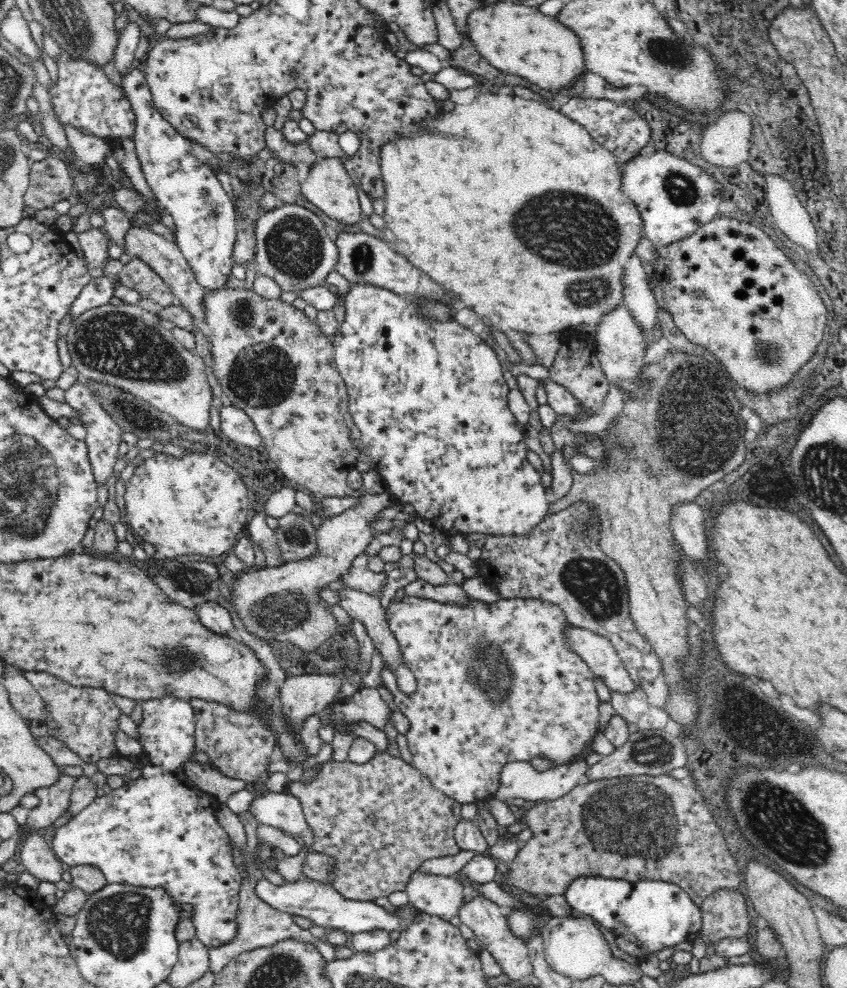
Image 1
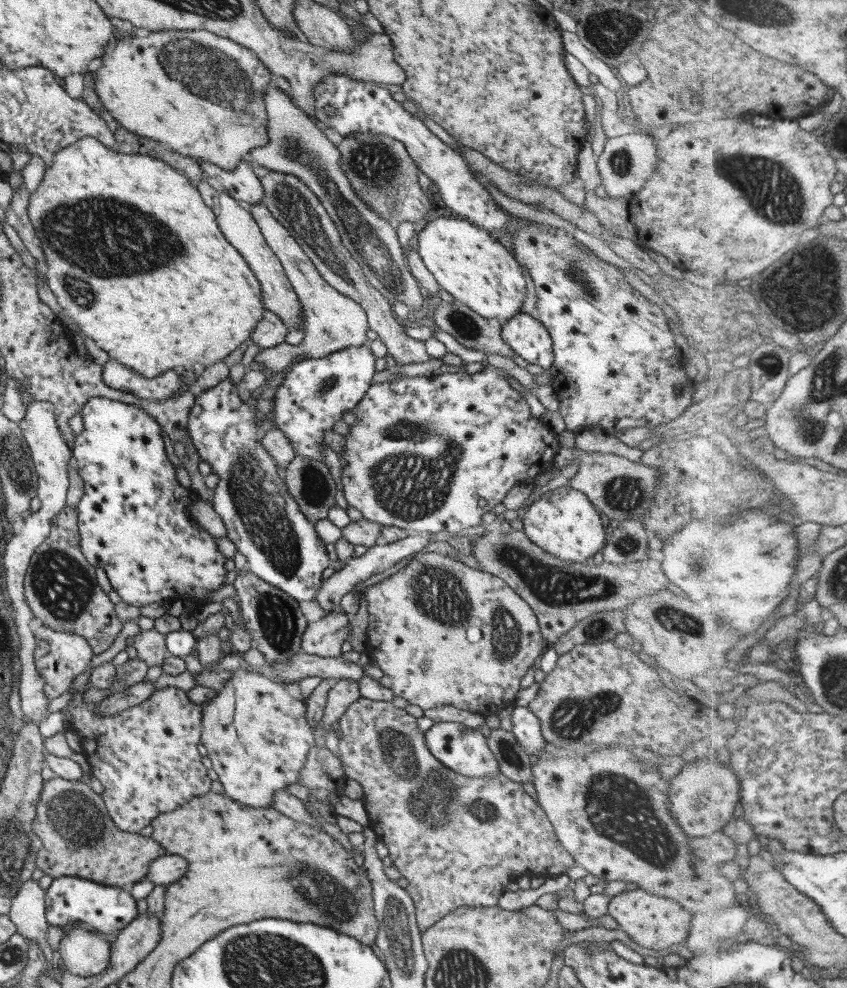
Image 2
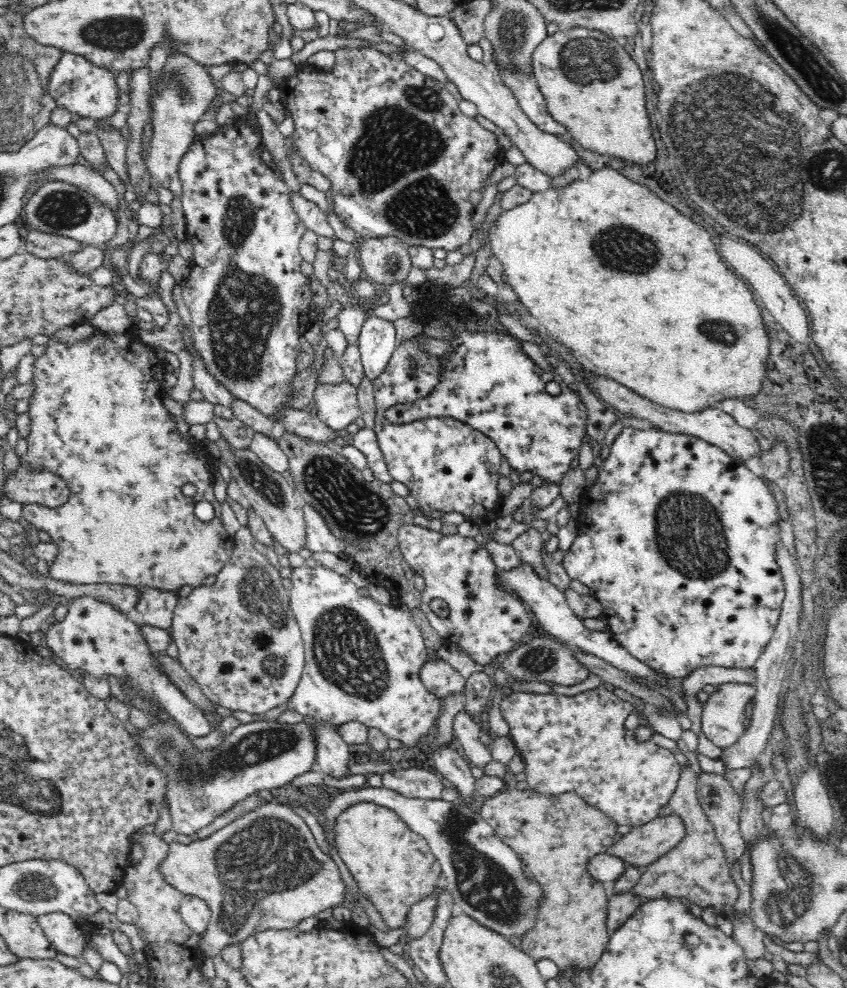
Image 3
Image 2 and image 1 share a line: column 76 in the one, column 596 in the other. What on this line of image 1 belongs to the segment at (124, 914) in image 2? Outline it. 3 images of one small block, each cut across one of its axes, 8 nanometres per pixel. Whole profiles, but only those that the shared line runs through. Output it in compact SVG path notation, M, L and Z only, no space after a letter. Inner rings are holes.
M578 877L567 888L565 898L578 912L586 914L598 922L602 928L614 935L617 947L634 958L639 964L648 960L650 954L660 953L664 948L672 948L684 940L692 940L702 930L702 911L677 884L662 881L625 881L602 877Z

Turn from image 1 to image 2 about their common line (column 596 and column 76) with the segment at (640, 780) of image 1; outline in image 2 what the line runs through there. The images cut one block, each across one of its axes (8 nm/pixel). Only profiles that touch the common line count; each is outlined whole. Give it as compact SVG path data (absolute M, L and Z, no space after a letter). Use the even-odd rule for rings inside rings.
M58 777L42 782L32 829L41 841L34 866L52 879L73 876L126 888L143 880L148 864L166 854L166 850L151 837L119 830L107 814L100 794L91 787Z

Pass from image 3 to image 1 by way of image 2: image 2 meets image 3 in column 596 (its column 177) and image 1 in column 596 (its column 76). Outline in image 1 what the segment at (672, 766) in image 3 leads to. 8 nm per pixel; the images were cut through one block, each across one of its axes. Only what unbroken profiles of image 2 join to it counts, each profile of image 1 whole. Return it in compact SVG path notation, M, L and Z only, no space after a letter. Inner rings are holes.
M405 595L401 600L394 601L385 610L385 617L389 629L396 636L396 641L400 643L404 663L414 674L416 679L416 690L412 694L403 693L397 685L395 675L391 670L382 670L383 686L392 692L394 702L398 705L400 713L408 717L411 727L405 734L409 750L412 753L412 766L415 766L421 774L428 777L429 782L438 790L441 790L454 800L466 804L467 802L486 801L494 796L500 787L500 776L502 769L509 762L528 762L536 757L541 757L552 761L554 767L559 767L572 761L584 761L581 759L590 754L591 743L600 731L599 705L601 700L598 698L594 688L594 674L588 667L588 662L582 660L574 648L568 644L567 630L568 625L566 615L559 605L541 599L500 599L494 604L487 604L480 600L472 599L467 607L452 605L452 603L440 603L432 599L425 599L415 596Z

